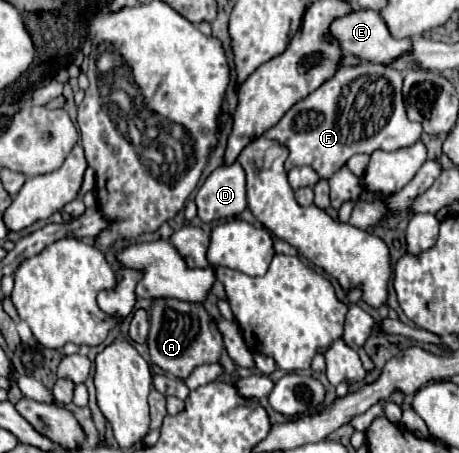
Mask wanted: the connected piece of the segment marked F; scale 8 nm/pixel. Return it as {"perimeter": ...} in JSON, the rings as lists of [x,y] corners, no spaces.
{"perimeter":[[[364,62],[358,66],[340,66],[318,90],[294,104],[266,136],[284,144],[290,154],[286,170],[294,166],[312,166],[320,178],[328,180],[354,154],[372,154],[376,150],[396,152],[418,142],[422,126],[406,118],[402,102],[402,74],[384,64]]]}

